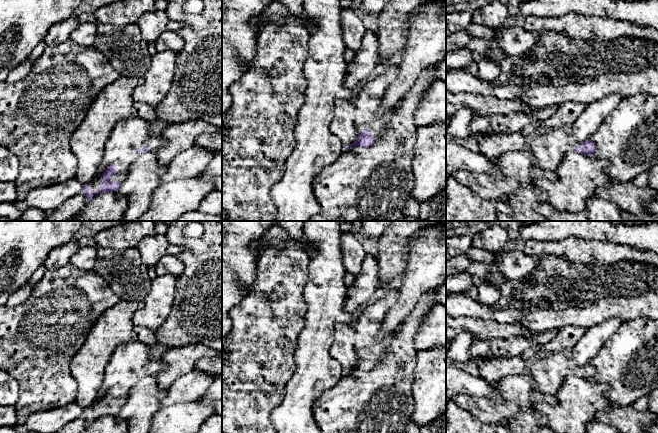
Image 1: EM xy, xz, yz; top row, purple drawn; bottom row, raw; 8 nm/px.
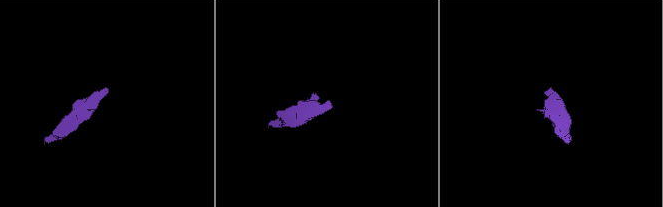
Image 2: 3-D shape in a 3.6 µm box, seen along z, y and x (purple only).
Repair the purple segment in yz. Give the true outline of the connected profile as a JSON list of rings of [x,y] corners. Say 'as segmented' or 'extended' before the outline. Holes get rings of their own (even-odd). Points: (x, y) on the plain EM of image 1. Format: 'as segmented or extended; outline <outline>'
extended; outline [[[560,351],[535,357],[528,363],[528,372],[538,389],[553,398],[567,376],[575,374],[593,380],[595,375],[595,369],[590,363],[578,370],[577,365]]]

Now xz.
as segmented; outline [[[366,351],[362,356],[358,358],[357,363],[349,370],[345,370],[345,373],[349,373],[355,370],[367,371],[375,366],[375,362],[369,356],[369,352]]]

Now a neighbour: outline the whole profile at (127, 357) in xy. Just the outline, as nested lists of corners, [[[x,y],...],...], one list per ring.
[[[133,338],[117,347],[105,369],[103,386],[92,404],[87,407],[93,421],[102,407],[103,396],[112,388],[116,389],[117,396],[110,400],[110,404],[122,407],[126,403],[130,390],[144,377],[140,376],[139,372],[144,370],[144,365],[152,359],[150,348],[151,346]]]

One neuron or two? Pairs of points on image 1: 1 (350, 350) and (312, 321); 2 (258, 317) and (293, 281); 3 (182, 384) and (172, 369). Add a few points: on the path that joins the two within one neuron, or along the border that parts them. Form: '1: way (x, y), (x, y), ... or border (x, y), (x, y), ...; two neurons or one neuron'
1: border (347, 323), (335, 326), (329, 349), (338, 361); two neurons
2: way (267, 309), (284, 289); one neuron
3: border (193, 368), (179, 375), (166, 389); two neurons

